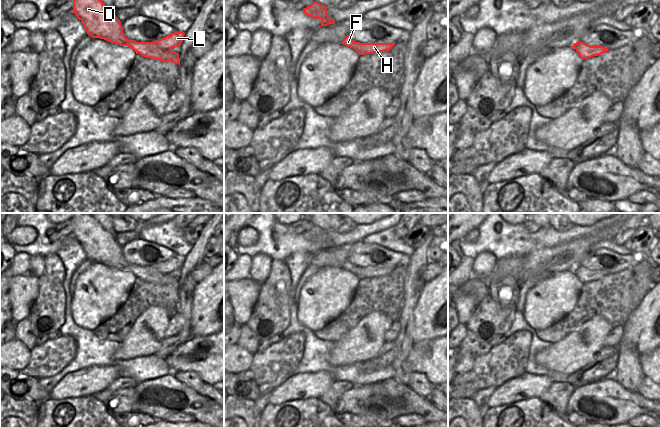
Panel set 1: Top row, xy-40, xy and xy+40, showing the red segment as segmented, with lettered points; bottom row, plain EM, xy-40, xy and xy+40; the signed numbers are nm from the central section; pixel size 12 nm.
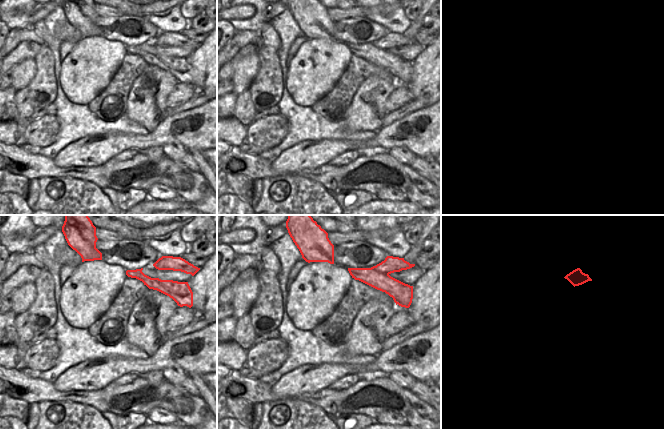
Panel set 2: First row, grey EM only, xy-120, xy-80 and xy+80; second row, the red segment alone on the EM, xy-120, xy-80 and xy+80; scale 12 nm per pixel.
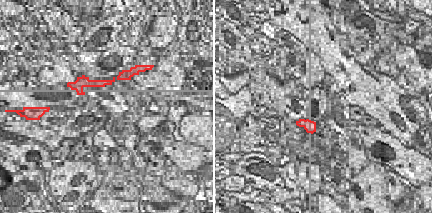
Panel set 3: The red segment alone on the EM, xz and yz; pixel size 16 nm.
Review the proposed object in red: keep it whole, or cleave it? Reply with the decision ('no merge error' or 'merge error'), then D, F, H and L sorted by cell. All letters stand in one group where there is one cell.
merge error | D F / H L

